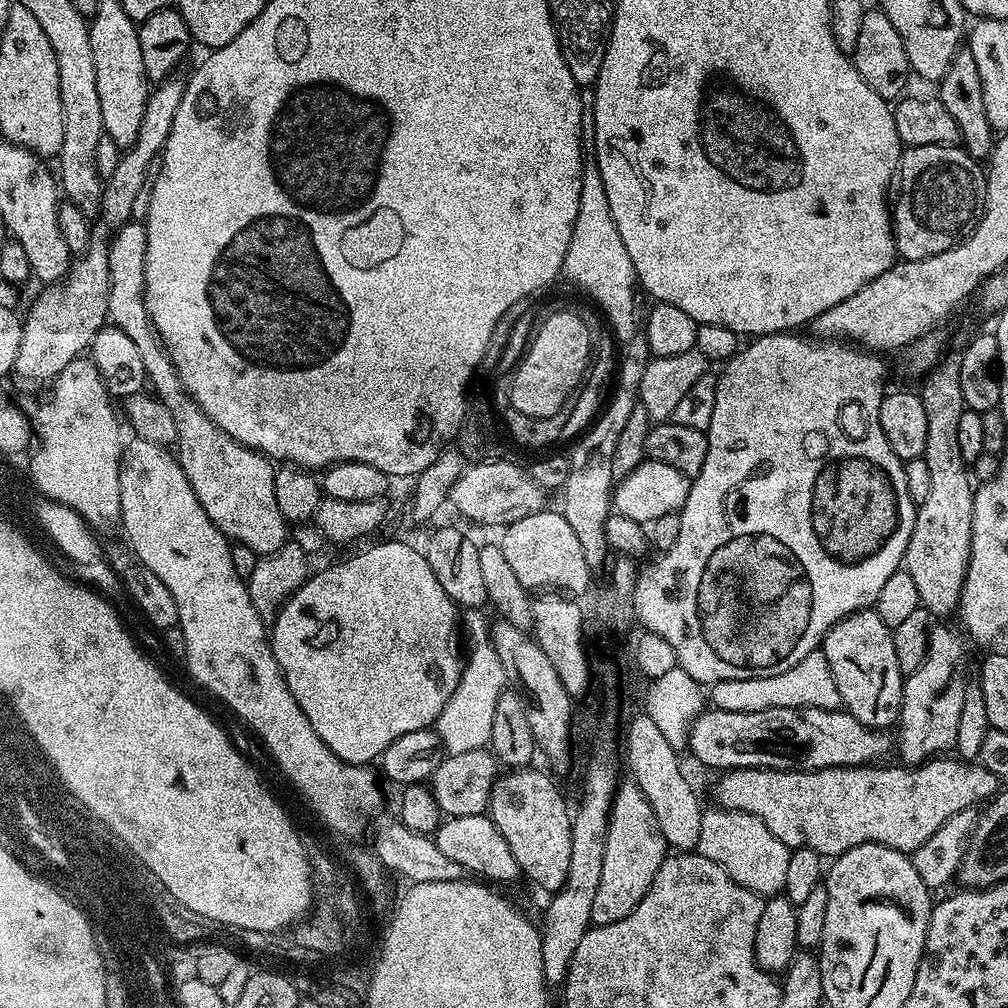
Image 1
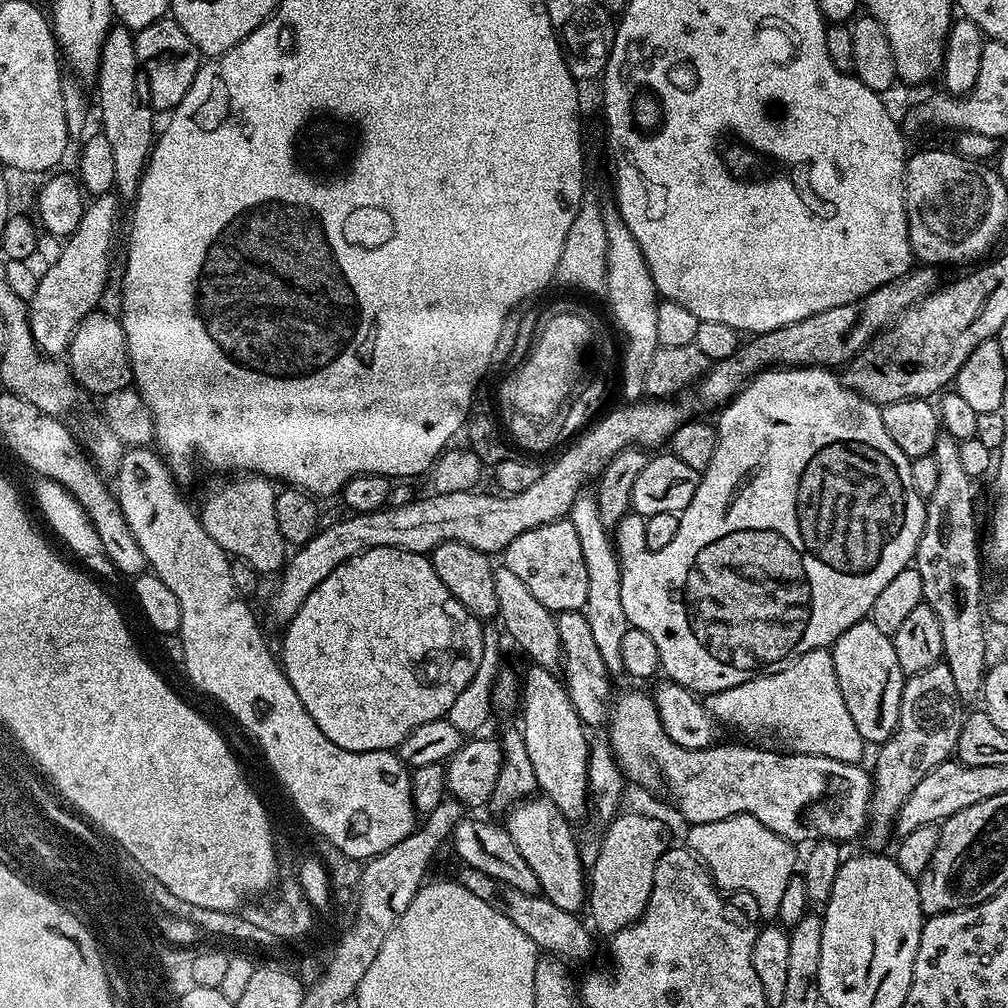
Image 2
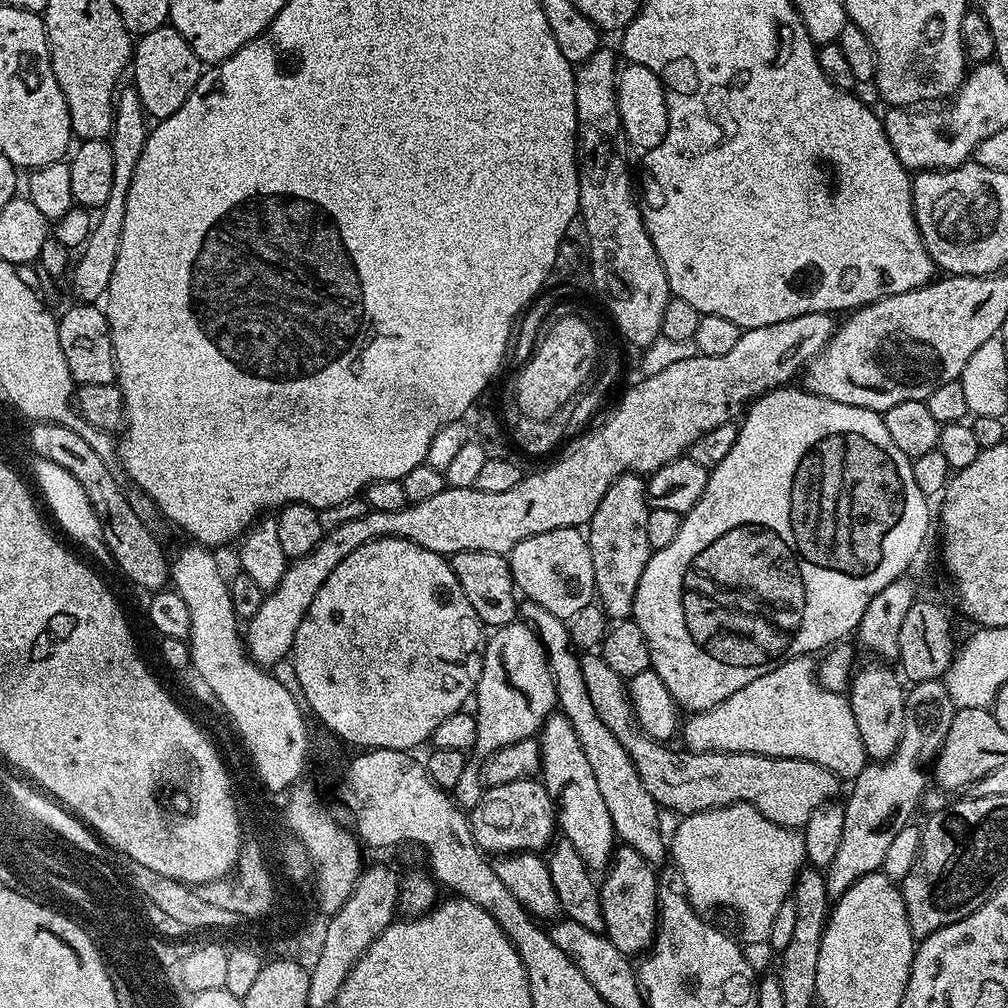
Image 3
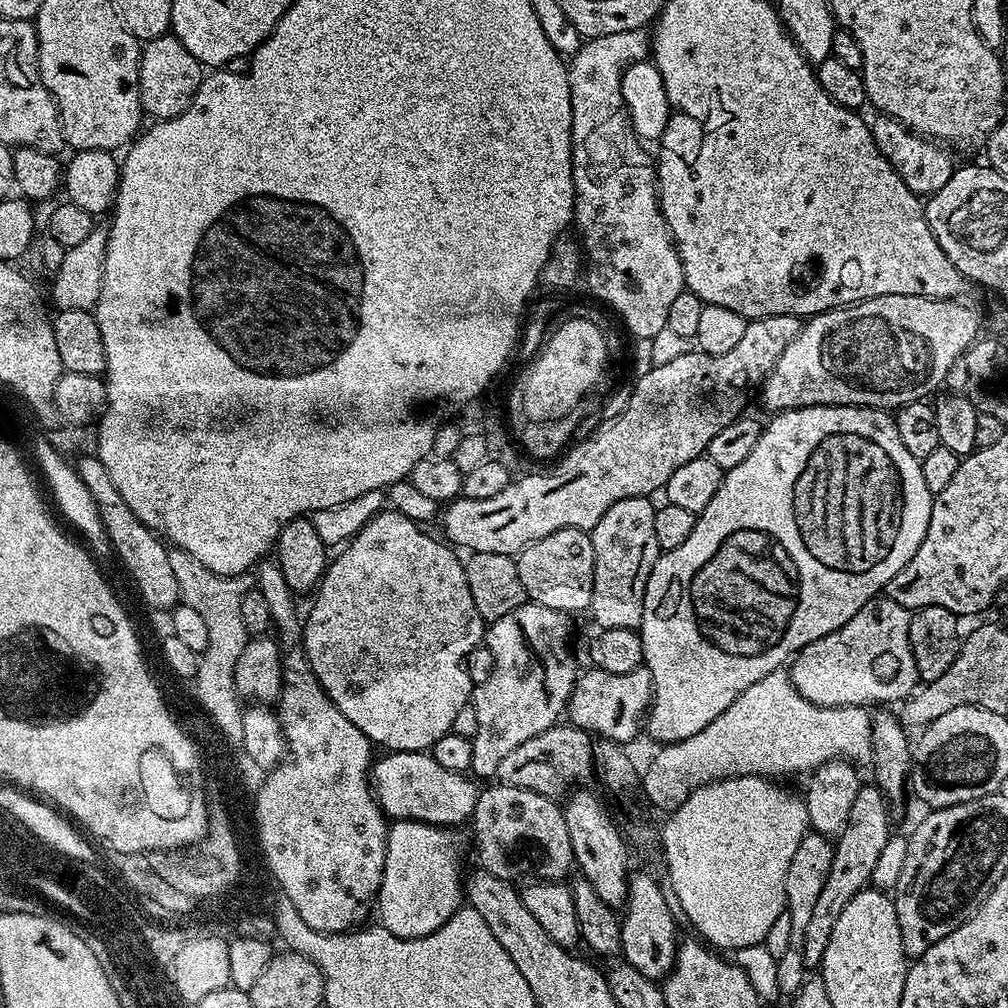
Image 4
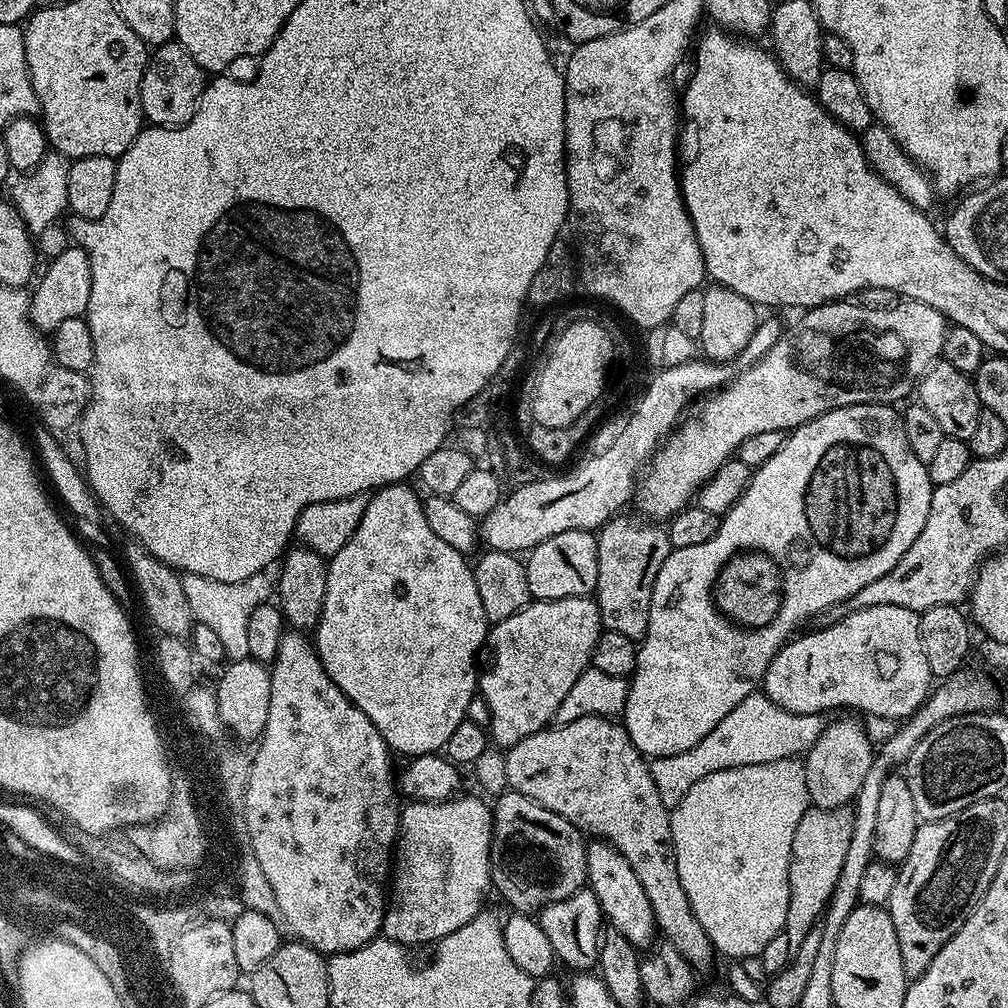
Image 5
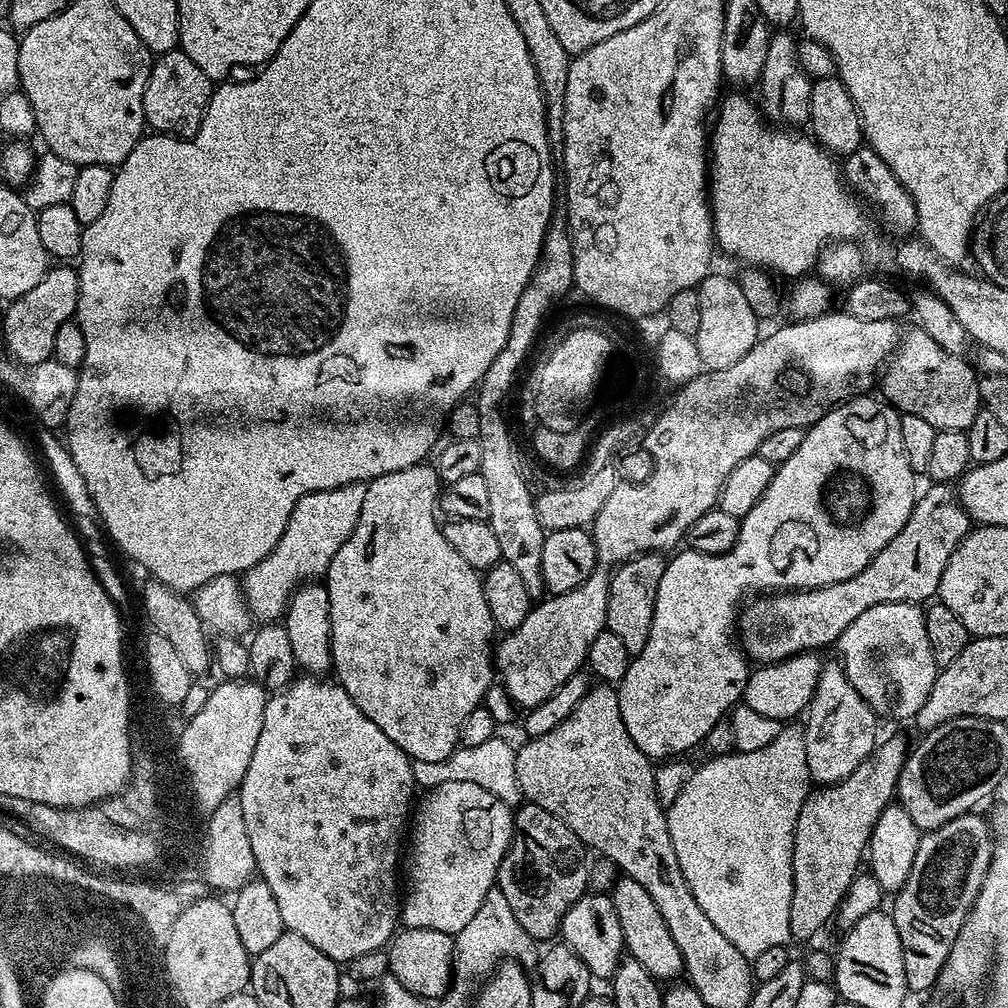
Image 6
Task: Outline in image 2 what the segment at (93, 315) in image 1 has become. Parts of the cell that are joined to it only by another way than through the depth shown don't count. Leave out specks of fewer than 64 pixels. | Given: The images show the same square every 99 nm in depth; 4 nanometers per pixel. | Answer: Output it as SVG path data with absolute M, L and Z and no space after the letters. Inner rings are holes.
M115 191L89 199L84 206L78 230L60 245L58 262L47 265L27 301L29 328L33 342L44 356L60 358L65 355L74 338L74 330L82 318L101 307L100 299L108 288L108 271L112 268L112 247L120 228L122 201Z

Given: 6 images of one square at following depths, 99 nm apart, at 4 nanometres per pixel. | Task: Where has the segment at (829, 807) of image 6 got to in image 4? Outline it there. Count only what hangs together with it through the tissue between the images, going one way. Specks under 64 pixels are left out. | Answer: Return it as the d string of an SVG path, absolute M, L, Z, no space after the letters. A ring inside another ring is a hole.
M809 834L798 842L798 850L794 850L794 858L790 858L790 870L786 870L786 886L784 887L784 903L790 914L790 947L782 958L778 958L778 986L781 993L795 994L803 986L806 979L804 966L804 947L802 938L806 934L806 925L818 899L822 886L826 886L826 874L830 874L830 862L834 844L827 836Z

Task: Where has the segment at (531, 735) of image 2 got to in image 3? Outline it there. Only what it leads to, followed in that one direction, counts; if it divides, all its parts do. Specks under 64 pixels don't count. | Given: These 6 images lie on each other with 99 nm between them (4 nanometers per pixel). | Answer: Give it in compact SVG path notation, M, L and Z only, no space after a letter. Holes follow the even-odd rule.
M553 714L545 720L538 733L540 741L540 770L544 788L550 794L556 808L556 826L563 839L578 850L578 858L586 862L591 870L607 869L612 863L612 855L618 847L618 839L606 810L605 800L598 790L597 779L586 760L582 744L574 732L574 727L563 714Z

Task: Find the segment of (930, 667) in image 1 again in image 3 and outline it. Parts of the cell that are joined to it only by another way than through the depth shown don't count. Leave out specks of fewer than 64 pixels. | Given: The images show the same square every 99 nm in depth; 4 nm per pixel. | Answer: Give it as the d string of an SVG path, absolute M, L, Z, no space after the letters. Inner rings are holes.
M943 679L912 684L907 689L904 729L894 754L888 760L865 764L856 779L851 781L852 793L848 800L843 801L842 843L824 878L829 897L839 898L854 886L854 882L858 882L858 878L866 878L866 874L883 869L892 839L915 817L912 815L916 808L918 812L921 807L922 797L930 784L930 765L940 753L942 742L946 742L946 734L950 734L950 722L956 709Z

